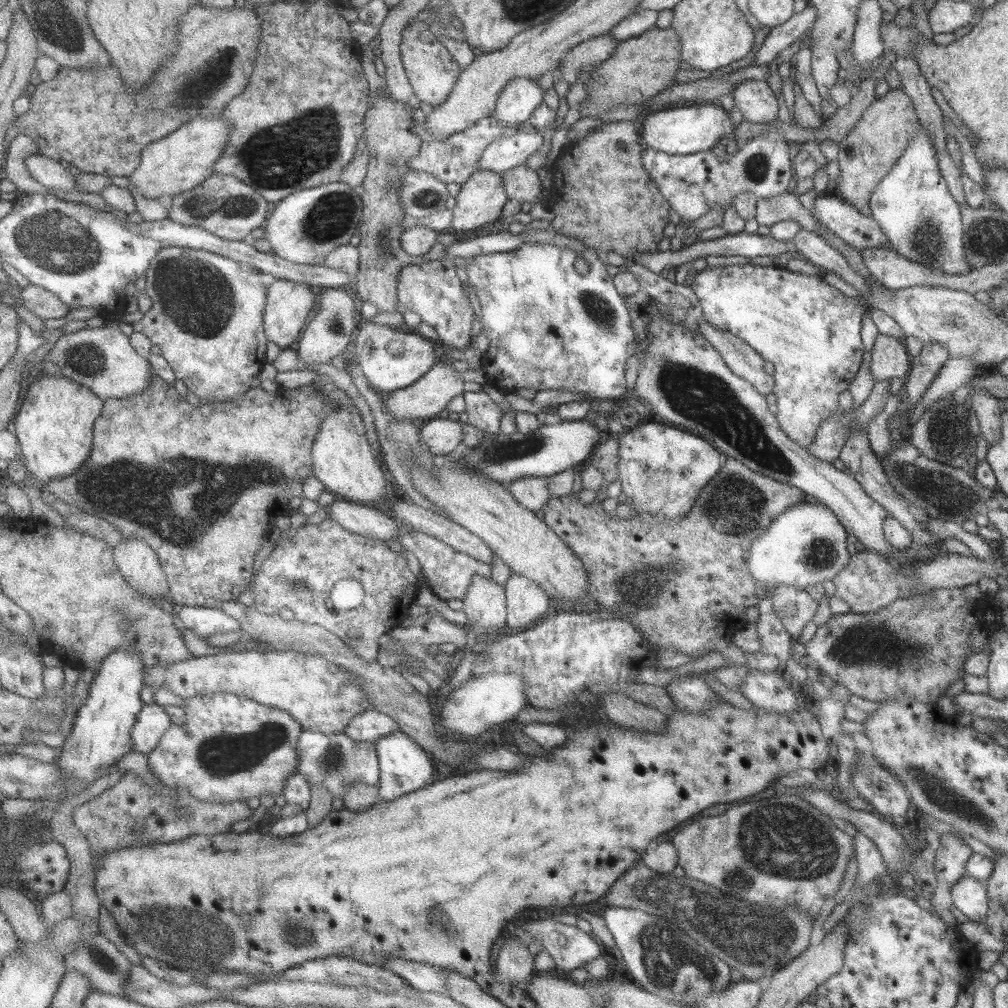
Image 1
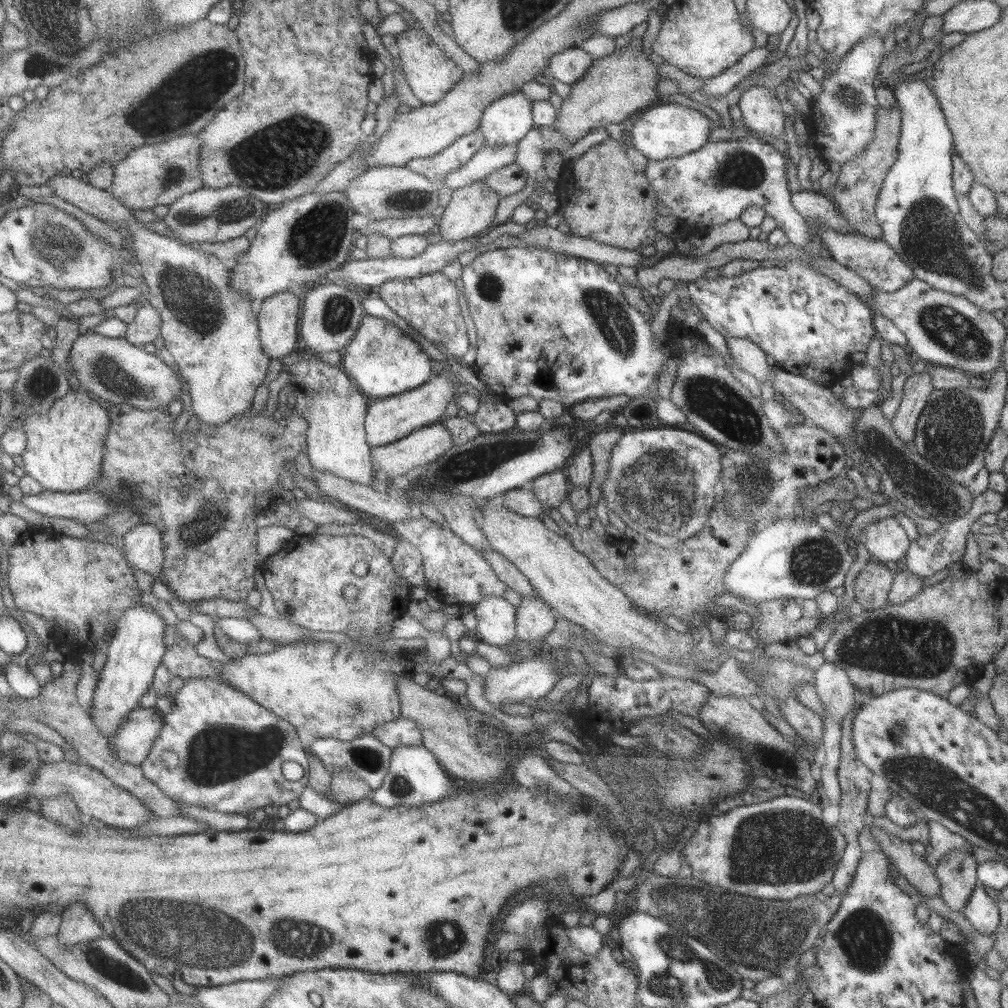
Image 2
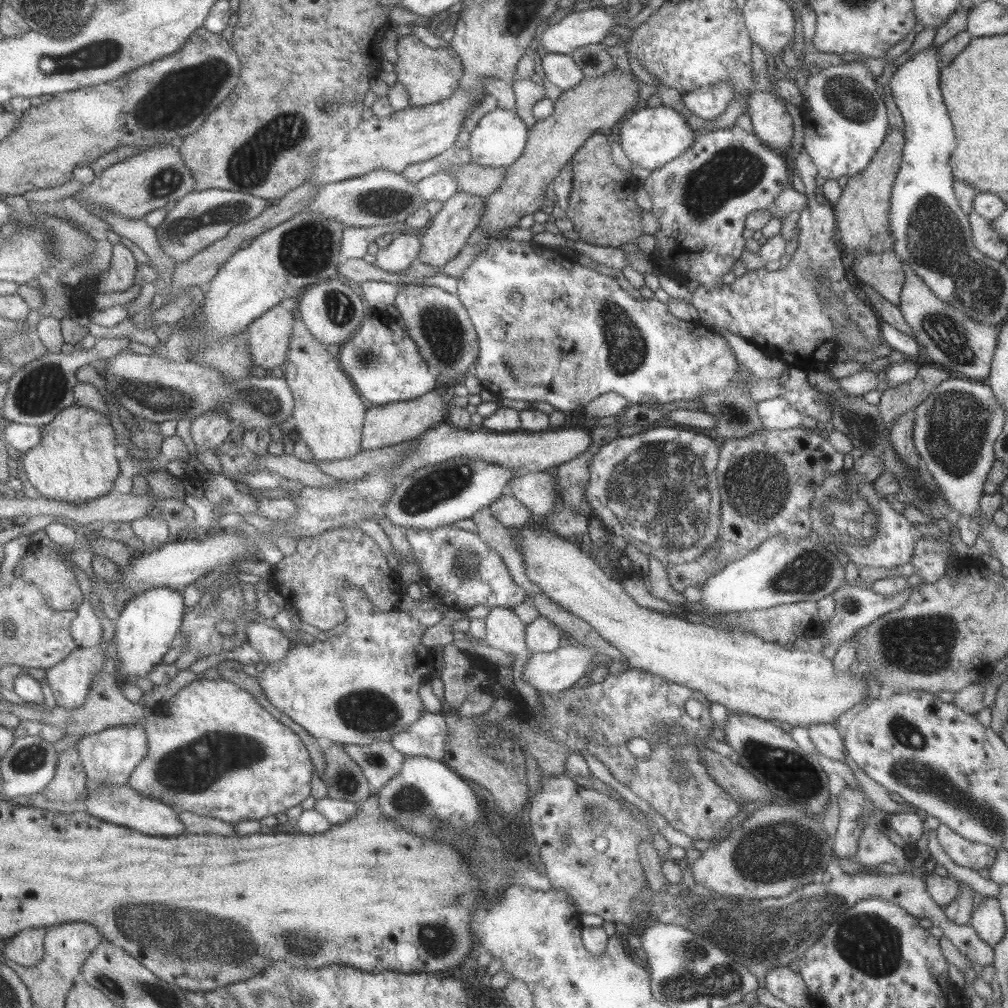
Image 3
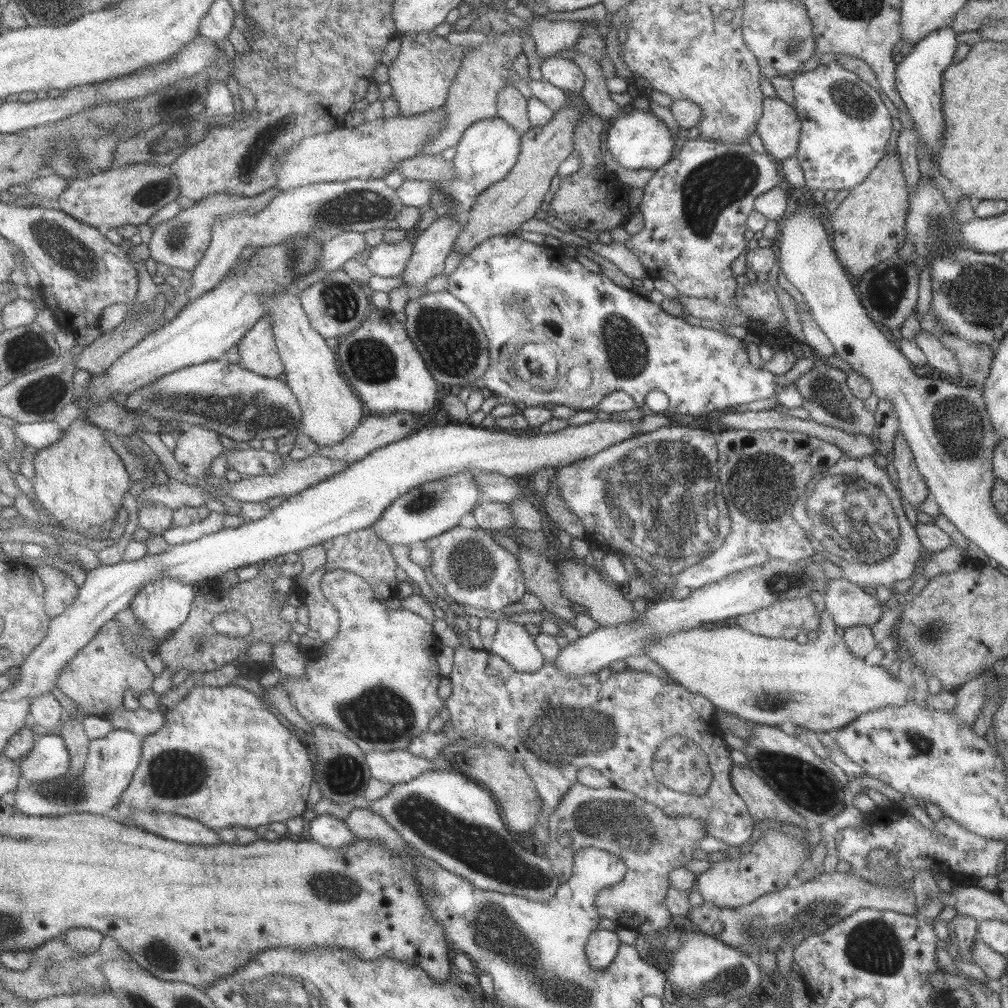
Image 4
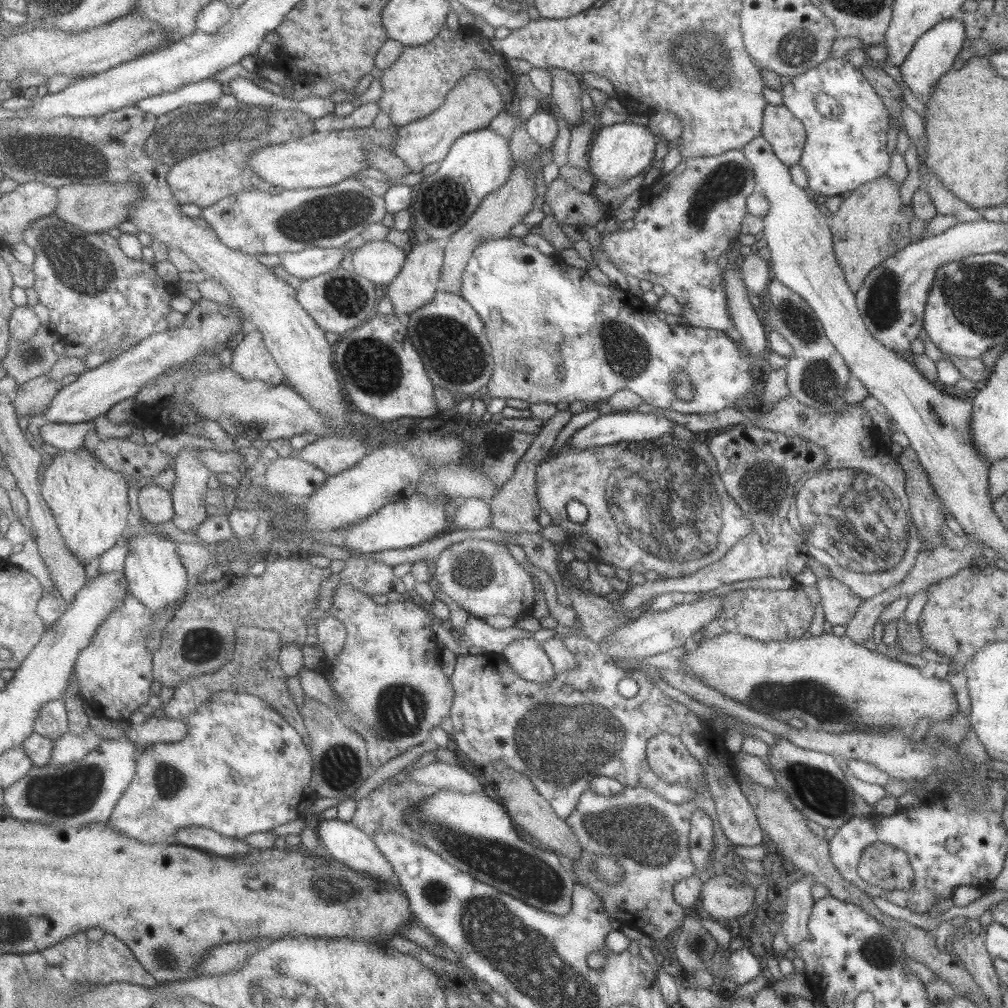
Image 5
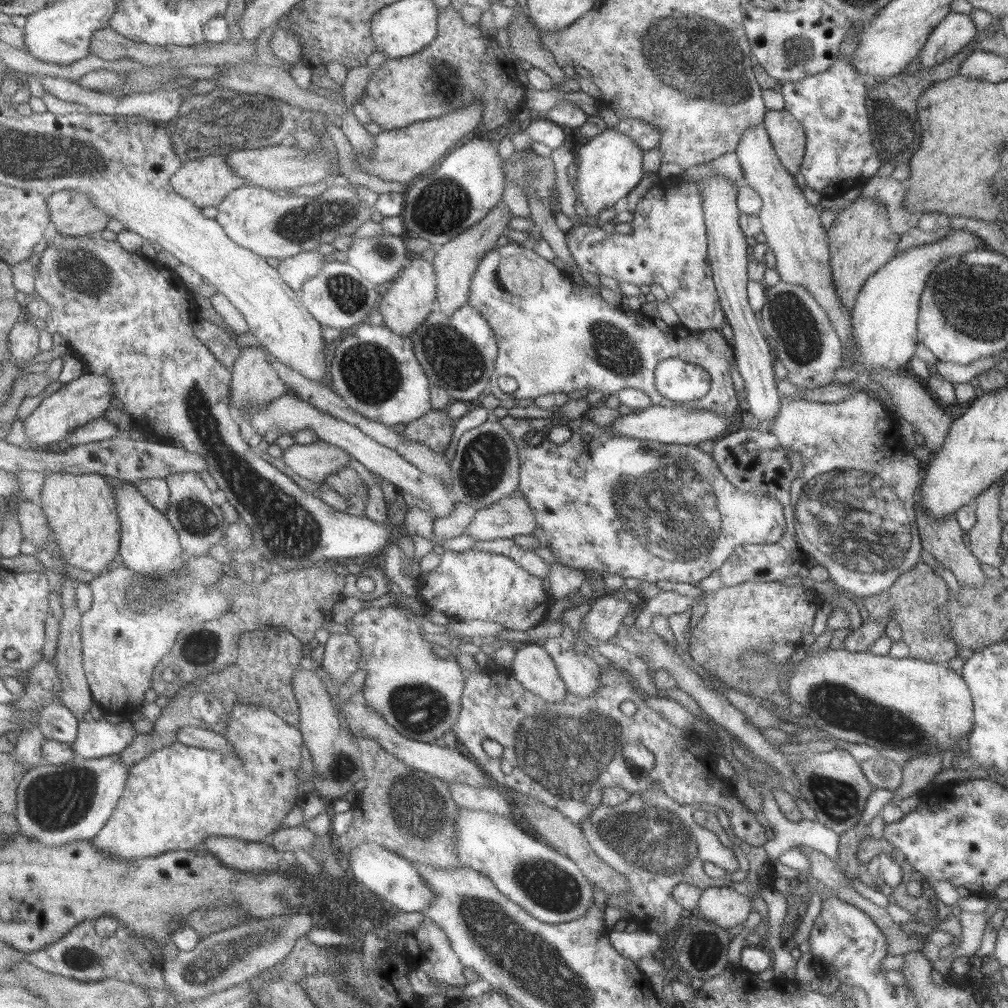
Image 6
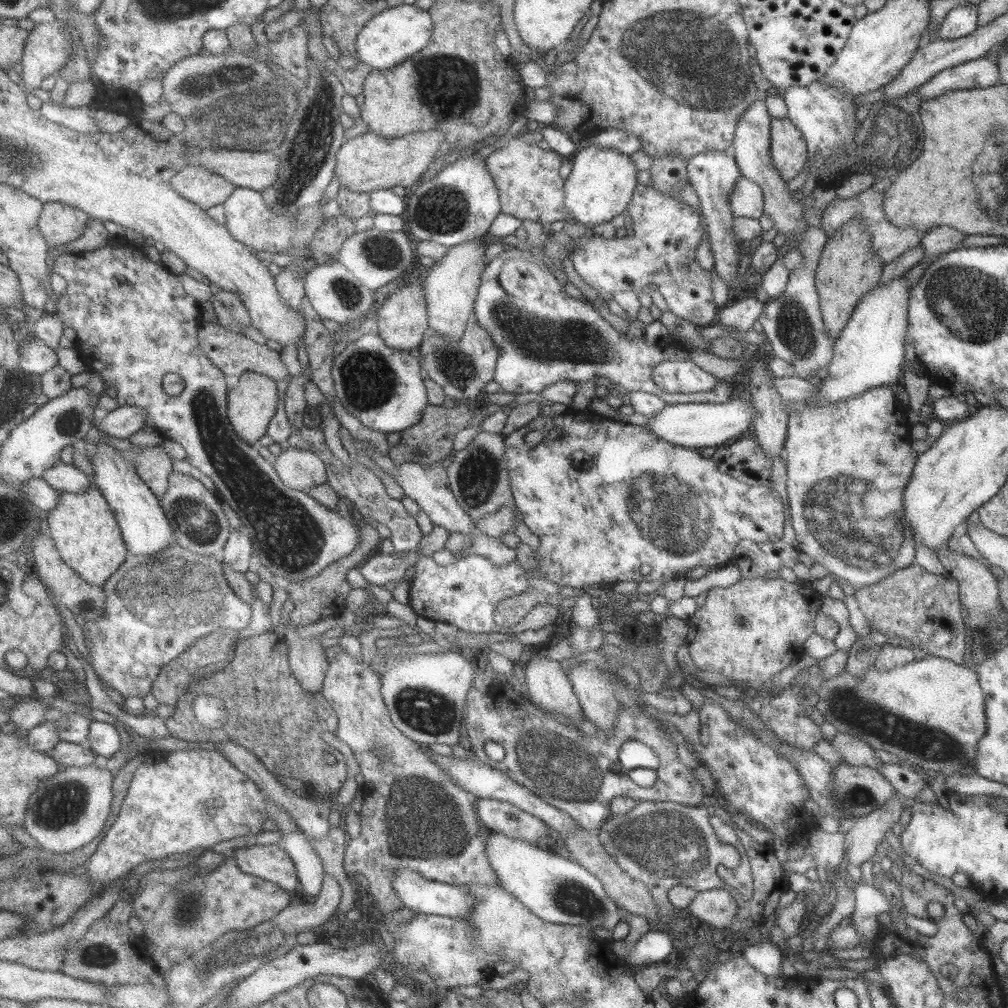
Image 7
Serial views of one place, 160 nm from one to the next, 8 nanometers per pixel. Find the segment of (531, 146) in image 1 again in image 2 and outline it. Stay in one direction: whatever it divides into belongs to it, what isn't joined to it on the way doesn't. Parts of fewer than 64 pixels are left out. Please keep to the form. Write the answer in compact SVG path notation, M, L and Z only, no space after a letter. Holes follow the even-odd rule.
M517 143L513 146L501 146L501 148L489 148L484 145L470 161L448 174L437 186L447 186L454 191L472 182L481 181L491 172L514 163L515 153L517 153Z

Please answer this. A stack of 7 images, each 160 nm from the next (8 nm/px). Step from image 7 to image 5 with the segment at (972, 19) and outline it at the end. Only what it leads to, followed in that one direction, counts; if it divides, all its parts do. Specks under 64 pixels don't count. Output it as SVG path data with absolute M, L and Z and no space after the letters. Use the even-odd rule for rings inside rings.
M958 17L939 22L919 36L913 48L907 54L907 58L903 60L903 64L898 66L902 83L907 85L913 97L923 103L924 106L931 97L931 93L935 91L937 80L952 68L954 59L961 51L965 40L965 27Z

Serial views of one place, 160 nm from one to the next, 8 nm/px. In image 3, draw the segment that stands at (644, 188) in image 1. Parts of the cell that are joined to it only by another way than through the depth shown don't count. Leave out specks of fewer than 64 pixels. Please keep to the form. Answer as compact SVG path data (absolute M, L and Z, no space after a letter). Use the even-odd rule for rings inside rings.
M595 132L587 138L575 152L571 164L572 187L564 210L566 217L573 223L572 230L577 232L580 240L611 248L635 243L642 234L642 208L636 203L635 192L625 193L623 184L631 176L613 164L605 132Z

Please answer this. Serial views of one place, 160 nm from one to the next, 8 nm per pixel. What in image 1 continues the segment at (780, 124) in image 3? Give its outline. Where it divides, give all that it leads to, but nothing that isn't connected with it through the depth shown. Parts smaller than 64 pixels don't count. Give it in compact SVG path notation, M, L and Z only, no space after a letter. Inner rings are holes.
M745 80L735 86L731 97L742 118L754 123L777 122L777 98L763 80Z

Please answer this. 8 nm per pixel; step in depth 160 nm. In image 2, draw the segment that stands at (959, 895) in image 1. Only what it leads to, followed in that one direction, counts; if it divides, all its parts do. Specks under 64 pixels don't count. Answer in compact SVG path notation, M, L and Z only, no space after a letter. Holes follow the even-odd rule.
M977 884L963 905L962 914L977 932L990 935L1000 929L997 903Z

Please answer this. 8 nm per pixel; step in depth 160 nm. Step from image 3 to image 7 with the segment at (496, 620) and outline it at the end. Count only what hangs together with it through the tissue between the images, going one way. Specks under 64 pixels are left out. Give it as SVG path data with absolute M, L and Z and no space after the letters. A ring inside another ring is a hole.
M530 653L525 657L524 684L531 704L534 702L537 707L570 716L573 720L585 719L561 661L539 653Z

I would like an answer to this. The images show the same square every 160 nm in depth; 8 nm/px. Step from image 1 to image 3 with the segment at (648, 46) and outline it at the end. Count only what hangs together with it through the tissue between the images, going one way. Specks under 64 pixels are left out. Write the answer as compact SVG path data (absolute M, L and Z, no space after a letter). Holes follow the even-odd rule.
M618 67L608 71L601 78L583 78L577 86L567 88L557 98L551 114L528 129L524 150L506 168L504 183L485 198L478 227L487 230L487 237L502 234L506 229L515 227L523 215L539 209L543 204L545 188L551 184L559 170L570 162L581 144L593 133L610 129L615 122L621 122L635 106L639 82L633 82L632 77Z

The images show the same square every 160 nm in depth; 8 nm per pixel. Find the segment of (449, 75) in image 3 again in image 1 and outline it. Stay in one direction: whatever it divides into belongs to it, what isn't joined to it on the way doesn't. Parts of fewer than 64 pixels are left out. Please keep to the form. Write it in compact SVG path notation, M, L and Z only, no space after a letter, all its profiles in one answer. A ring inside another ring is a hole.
M414 19L403 32L403 43L401 46L403 63L405 69L407 69L407 79L415 97L420 102L430 104L433 107L446 102L461 73L461 68L459 68L457 62L437 42L436 37L436 34L431 31L431 28L425 22Z

